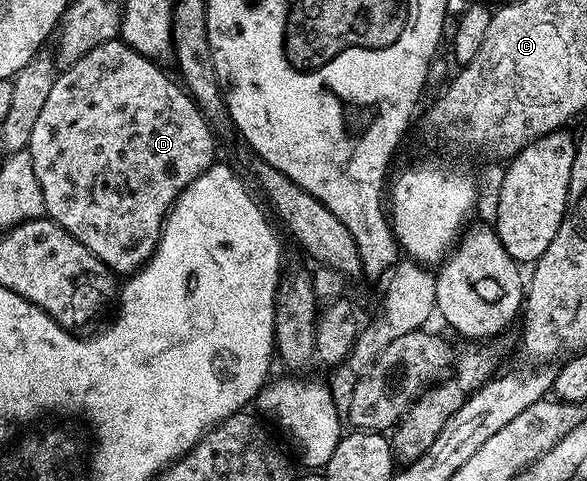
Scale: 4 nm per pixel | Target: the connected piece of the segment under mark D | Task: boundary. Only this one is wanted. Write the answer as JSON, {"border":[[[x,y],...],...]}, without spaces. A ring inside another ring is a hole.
{"border":[[[119,37],[98,44],[96,48],[90,49],[88,53],[81,56],[75,64],[57,74],[50,95],[46,98],[46,105],[43,106],[42,113],[39,114],[38,121],[34,124],[33,132],[30,133],[26,148],[34,161],[34,177],[38,177],[38,185],[42,185],[42,201],[47,218],[54,220],[62,229],[66,229],[66,233],[70,233],[70,237],[74,237],[83,247],[90,249],[90,253],[94,253],[94,257],[101,259],[108,268],[116,273],[121,273],[120,271],[135,273],[147,263],[148,258],[156,252],[160,231],[164,227],[164,218],[176,204],[178,196],[218,159],[216,139],[212,136],[213,128],[204,118],[191,95],[175,78],[172,80],[159,67],[160,65],[159,62],[149,59],[147,55],[135,51],[130,44],[125,43]]]}

